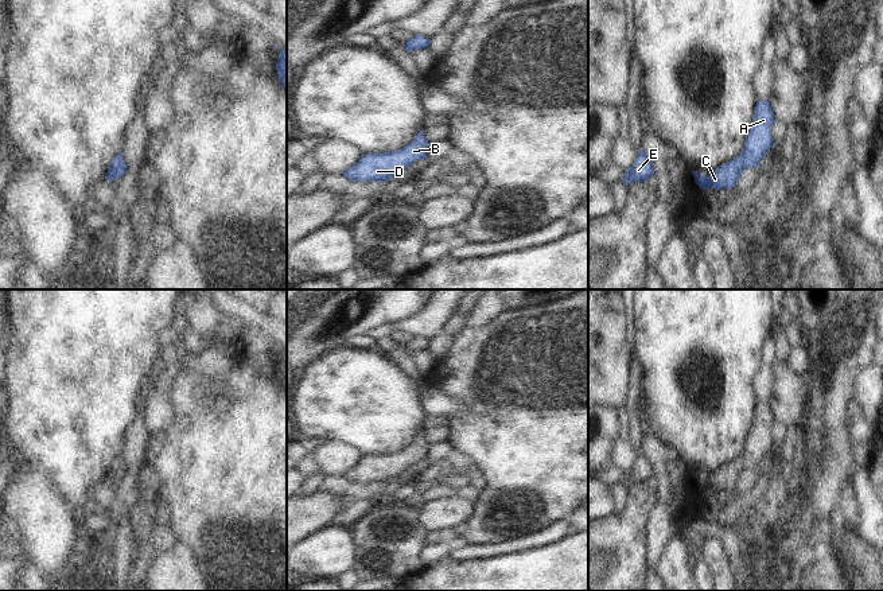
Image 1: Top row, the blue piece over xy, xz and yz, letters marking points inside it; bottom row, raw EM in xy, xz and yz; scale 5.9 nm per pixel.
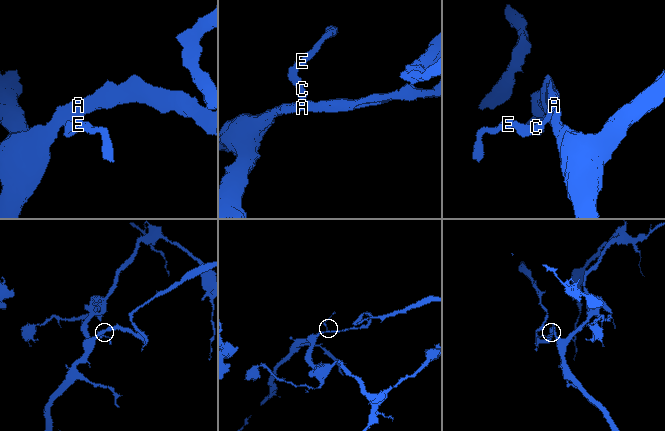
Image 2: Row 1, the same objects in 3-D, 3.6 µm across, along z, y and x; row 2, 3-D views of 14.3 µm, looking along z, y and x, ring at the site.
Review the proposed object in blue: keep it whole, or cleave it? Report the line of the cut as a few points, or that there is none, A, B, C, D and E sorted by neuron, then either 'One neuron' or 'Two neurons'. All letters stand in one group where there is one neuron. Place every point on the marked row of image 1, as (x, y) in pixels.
No split. Groups: A B C D E. One neuron

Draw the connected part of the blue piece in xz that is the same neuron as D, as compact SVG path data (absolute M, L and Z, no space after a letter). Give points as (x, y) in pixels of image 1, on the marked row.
M421 131L401 149L363 155L343 175L351 182L386 182L401 176L411 164L427 158L428 144Z

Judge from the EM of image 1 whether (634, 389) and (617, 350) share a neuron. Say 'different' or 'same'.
different

